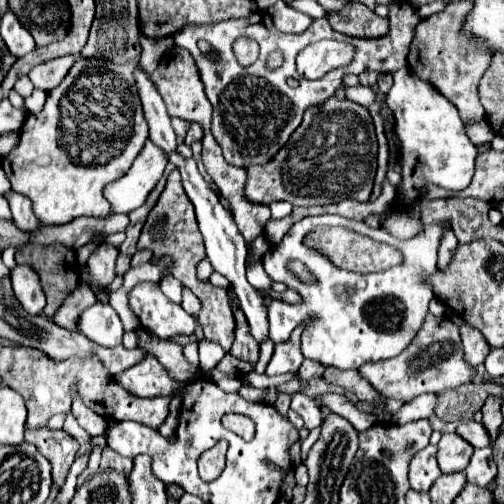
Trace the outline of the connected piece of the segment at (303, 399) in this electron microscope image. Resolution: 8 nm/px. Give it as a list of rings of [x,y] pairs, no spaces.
[[[296,392],[296,394],[292,394],[292,404],[290,404],[290,408],[292,408],[296,414],[302,416],[304,426],[306,426],[308,430],[320,426],[320,422],[322,422],[322,412],[320,412],[320,408],[318,408],[318,404],[316,404],[314,398],[310,398],[310,396],[302,394],[302,392]]]

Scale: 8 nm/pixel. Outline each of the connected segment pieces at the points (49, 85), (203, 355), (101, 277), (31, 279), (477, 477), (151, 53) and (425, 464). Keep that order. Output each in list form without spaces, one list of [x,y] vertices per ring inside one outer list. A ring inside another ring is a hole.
[[[76,56],[48,60],[48,62],[42,62],[40,66],[34,66],[28,76],[30,76],[34,88],[50,92],[64,80],[64,76],[68,74],[68,70],[72,68],[74,62],[76,62]]]
[[[206,338],[198,342],[198,350],[200,350],[200,368],[204,370],[212,370],[224,358],[224,350],[218,344],[208,342]]]
[[[100,244],[96,252],[88,258],[88,272],[92,278],[94,292],[112,284],[116,276],[116,256],[118,256],[118,248]]]
[[[16,266],[10,272],[14,296],[28,314],[40,314],[44,310],[44,292],[38,274],[28,266]]]
[[[492,448],[474,450],[472,460],[464,472],[466,472],[468,482],[482,486],[482,488],[488,486],[496,476],[496,464],[492,462]]]
[[[140,34],[140,46],[142,46],[142,56],[140,56],[140,66],[144,68],[144,72],[152,74],[152,70],[156,70],[162,54],[168,50],[168,46],[172,46],[172,36],[166,38],[148,38],[144,34]]]
[[[428,446],[424,450],[420,450],[412,462],[410,462],[410,488],[416,492],[428,492],[430,486],[434,484],[434,480],[442,474],[438,464],[436,464],[436,446]]]

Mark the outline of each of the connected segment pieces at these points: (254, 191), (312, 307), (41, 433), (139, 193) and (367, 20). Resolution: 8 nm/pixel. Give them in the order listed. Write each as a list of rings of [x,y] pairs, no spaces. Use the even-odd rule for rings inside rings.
[[[330,98],[320,108],[308,108],[304,122],[290,136],[286,146],[264,166],[248,166],[246,198],[258,204],[286,200],[296,206],[330,204],[342,198],[368,202],[376,176],[376,134],[368,108],[346,100]],[[346,148],[352,148],[346,152]]]
[[[326,214],[304,218],[290,230],[290,234],[278,248],[272,248],[264,254],[264,270],[268,272],[268,276],[274,282],[284,282],[288,288],[298,290],[304,298],[300,306],[292,306],[282,300],[272,300],[272,304],[268,306],[270,338],[274,342],[284,342],[296,326],[306,324],[302,334],[302,354],[306,358],[322,362],[324,366],[336,366],[344,370],[360,368],[366,362],[378,362],[398,356],[398,352],[402,352],[420,330],[428,312],[428,302],[434,298],[428,278],[436,272],[438,246],[444,238],[446,228],[450,228],[450,222],[434,222],[426,224],[424,230],[414,238],[398,240],[386,234],[386,230],[382,228],[372,230],[364,222],[346,220],[342,216]],[[318,226],[344,226],[364,236],[370,236],[372,240],[396,246],[402,252],[402,264],[376,274],[358,274],[342,270],[332,264],[320,250],[310,248],[302,242],[306,232],[312,232]],[[288,258],[304,262],[304,266],[314,276],[314,282],[302,282],[298,276],[288,274],[288,270],[284,270]]]
[[[26,430],[26,442],[34,444],[42,456],[46,456],[52,464],[52,478],[58,486],[64,484],[64,478],[76,458],[78,442],[68,436],[64,430]]]
[[[146,140],[132,168],[104,188],[104,198],[112,204],[112,212],[128,214],[144,204],[150,190],[162,178],[166,162],[168,154],[160,150],[160,146],[152,144],[152,140]]]
[[[348,2],[338,12],[326,14],[330,26],[342,34],[358,38],[378,38],[388,32],[388,20],[380,18],[362,2]]]

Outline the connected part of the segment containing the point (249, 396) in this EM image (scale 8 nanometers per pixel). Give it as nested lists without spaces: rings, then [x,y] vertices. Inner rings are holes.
[[[243,385],[239,389],[238,394],[248,401],[263,402],[265,389],[256,389],[251,386]]]

